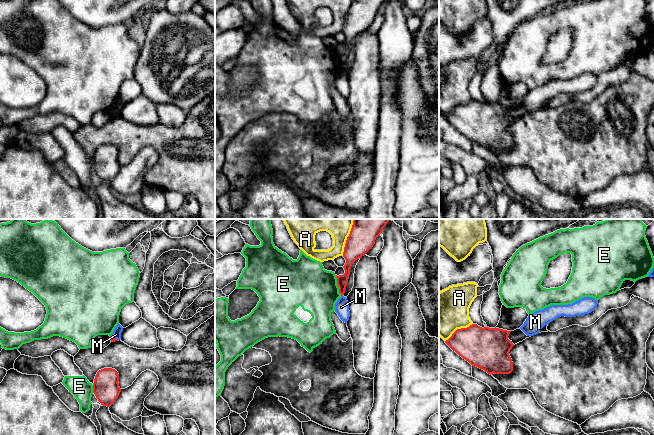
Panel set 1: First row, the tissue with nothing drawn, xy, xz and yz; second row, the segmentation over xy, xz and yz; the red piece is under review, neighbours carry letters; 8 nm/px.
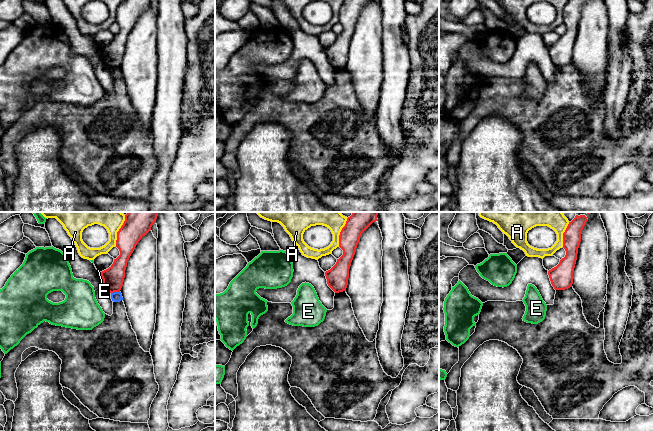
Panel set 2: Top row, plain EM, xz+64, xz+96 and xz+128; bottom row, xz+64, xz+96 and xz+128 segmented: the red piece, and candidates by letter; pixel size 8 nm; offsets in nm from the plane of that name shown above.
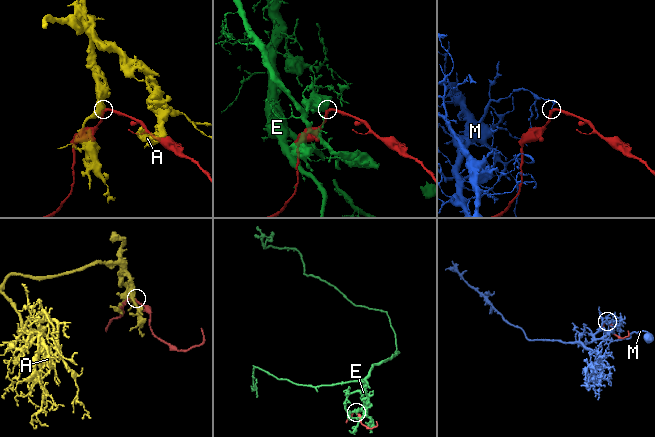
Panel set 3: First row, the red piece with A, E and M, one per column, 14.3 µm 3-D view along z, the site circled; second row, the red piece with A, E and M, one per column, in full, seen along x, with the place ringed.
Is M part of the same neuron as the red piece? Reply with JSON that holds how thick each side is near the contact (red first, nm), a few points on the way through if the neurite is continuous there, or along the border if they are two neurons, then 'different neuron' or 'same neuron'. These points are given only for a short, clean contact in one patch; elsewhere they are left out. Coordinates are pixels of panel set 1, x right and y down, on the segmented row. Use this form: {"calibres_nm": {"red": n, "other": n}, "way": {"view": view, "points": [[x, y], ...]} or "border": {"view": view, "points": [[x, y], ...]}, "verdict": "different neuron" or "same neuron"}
{"calibres_nm": {"red": 40, "other": 70}, "border": {"view": "xy", "points": [[111, 334], [118, 340]]}, "verdict": "different neuron"}

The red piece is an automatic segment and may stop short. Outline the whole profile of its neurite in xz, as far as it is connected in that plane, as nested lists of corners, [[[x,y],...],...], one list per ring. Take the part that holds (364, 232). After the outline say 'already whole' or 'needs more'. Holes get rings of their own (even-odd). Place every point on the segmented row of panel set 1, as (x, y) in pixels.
[[[353,219],[353,225],[347,237],[343,257],[346,260],[343,266],[345,273],[336,275],[339,293],[344,295],[348,283],[352,264],[364,256],[375,244],[376,238],[390,219]]]; already whole

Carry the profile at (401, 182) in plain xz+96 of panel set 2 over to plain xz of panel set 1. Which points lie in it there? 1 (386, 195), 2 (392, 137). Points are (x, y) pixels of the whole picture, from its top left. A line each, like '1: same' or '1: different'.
1: different
2: different

